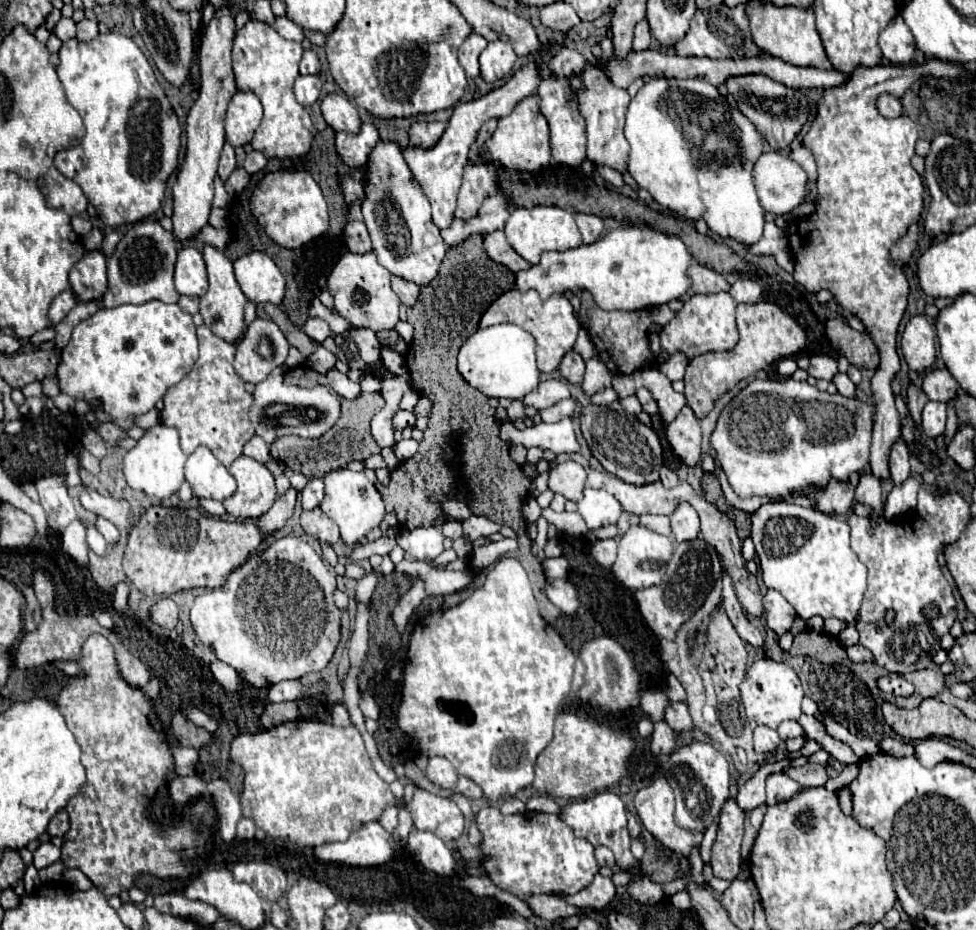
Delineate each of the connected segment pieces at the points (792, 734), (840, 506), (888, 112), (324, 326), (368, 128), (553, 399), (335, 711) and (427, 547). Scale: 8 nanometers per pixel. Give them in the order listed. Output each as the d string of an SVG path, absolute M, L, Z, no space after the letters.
M782 722L778 726L778 734L782 740L788 740L788 738L798 738L798 736L804 736L804 730L798 722Z
M830 480L830 484L826 484L826 488L822 488L822 492L804 492L804 496L814 500L816 508L820 512L832 514L832 516L842 516L852 508L854 486L850 486L848 482Z
M882 94L882 96L878 98L878 110L880 110L880 114L886 116L886 118L896 118L896 116L902 114L902 104L900 104L900 100L898 100L896 96L892 96L892 94Z
M308 318L308 322L304 324L304 332L306 332L312 340L316 340L316 342L320 342L320 344L322 344L328 336L334 334L334 332L330 330L328 322L318 320L318 318Z
M362 124L360 134L336 132L336 152L340 160L350 168L360 168L368 160L370 148L380 140L378 130L372 124Z
M544 380L536 390L524 396L526 406L534 406L536 410L548 408L550 404L556 404L558 400L570 398L568 384L564 380Z
M336 704L336 706L332 706L332 722L336 724L336 726L350 726L350 722L348 722L348 712L346 712L346 706L342 706L342 704Z
M436 528L400 530L396 542L404 552L408 552L416 560L424 560L424 562L434 562L434 558L438 558L444 550L442 532Z

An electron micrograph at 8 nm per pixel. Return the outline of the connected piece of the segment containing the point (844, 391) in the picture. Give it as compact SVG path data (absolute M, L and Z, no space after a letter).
M836 374L836 378L832 380L838 388L838 392L846 398L854 398L854 392L856 392L856 386L852 384L852 380L846 376L846 374Z

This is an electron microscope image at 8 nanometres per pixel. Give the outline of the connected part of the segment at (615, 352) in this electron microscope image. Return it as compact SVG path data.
M582 292L580 296L582 306L580 306L580 322L586 328L590 340L596 344L598 354L604 358L604 364L608 366L608 370L612 374L632 374L636 370L642 370L646 366L660 366L664 364L670 354L666 350L660 350L658 354L654 354L650 350L648 344L648 336L650 336L650 328L656 324L660 328L664 328L674 316L676 312L668 306L654 306L652 310L634 310L634 312L624 312L624 310L614 310L614 312L606 312L600 310L594 304L594 298L590 292Z

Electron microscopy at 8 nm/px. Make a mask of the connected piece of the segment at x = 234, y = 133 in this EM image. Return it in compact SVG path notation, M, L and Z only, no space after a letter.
M236 92L226 110L226 140L232 146L244 146L252 140L262 120L262 104L254 92Z

